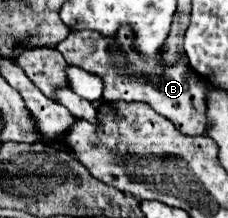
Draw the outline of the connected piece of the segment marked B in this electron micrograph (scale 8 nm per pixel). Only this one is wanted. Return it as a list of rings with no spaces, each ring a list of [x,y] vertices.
[[[122,26],[116,36],[104,36],[96,30],[70,32],[68,38],[56,46],[68,64],[96,74],[104,82],[104,100],[108,102],[146,102],[158,114],[170,118],[182,134],[198,136],[206,130],[206,94],[208,86],[202,76],[190,70],[188,60],[178,60],[172,66],[164,66],[162,48],[150,60],[144,60],[134,46],[134,32],[130,26]]]

